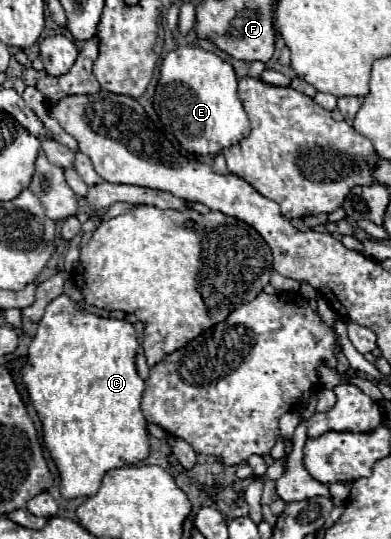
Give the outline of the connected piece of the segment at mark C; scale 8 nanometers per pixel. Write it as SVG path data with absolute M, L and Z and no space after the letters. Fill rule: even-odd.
M66 294L54 298L38 322L38 332L28 352L28 366L22 368L22 380L42 422L44 444L60 472L60 494L68 500L96 494L108 470L136 464L150 454L146 420L140 410L144 380L136 372L136 348L136 330L130 322L90 314Z

